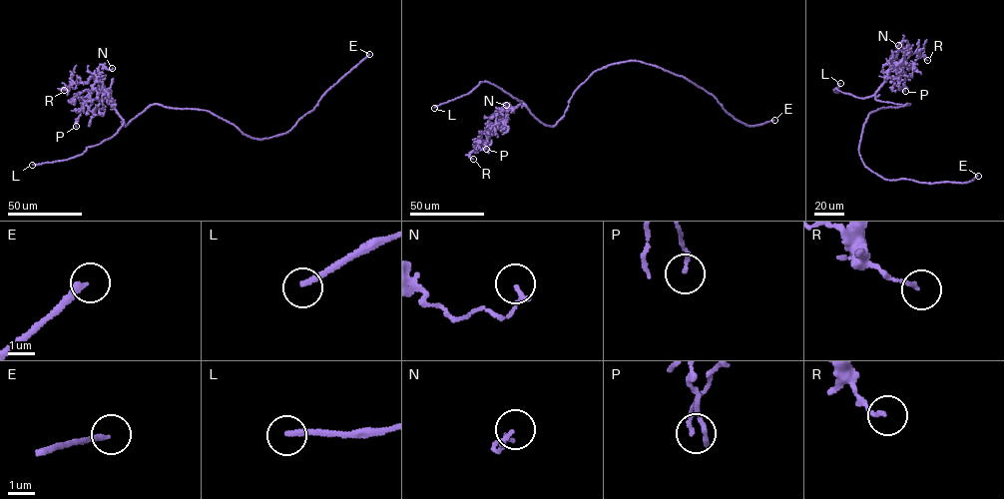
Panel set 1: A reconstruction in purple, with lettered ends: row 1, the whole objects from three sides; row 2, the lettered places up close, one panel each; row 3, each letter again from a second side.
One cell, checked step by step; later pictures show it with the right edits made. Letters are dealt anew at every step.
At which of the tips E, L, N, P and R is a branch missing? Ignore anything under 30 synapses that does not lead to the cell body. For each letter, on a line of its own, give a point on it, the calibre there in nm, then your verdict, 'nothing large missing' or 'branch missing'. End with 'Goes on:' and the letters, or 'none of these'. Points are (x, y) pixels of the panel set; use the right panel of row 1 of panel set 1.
E: (978, 176) | 190 nm | branch missing
L: (840, 83) | 200 nm | branch missing
N: (898, 45) | 170 nm | nothing large missing
P: (905, 91) | 120 nm | nothing large missing
R: (927, 60) | 140 nm | nothing large missing
Goes on: E, L

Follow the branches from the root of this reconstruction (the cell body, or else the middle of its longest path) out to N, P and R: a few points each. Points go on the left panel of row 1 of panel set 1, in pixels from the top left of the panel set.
N: (206, 111), (154, 104), (126, 126), (104, 89), (99, 74), (100, 64), (109, 70), (112, 68)
P: (206, 111), (154, 104), (126, 126), (109, 94), (103, 88), (97, 89), (83, 104), (76, 126)
R: (206, 111), (154, 104), (126, 126), (99, 75), (84, 82), (73, 82), (68, 89), (62, 89), (64, 90)

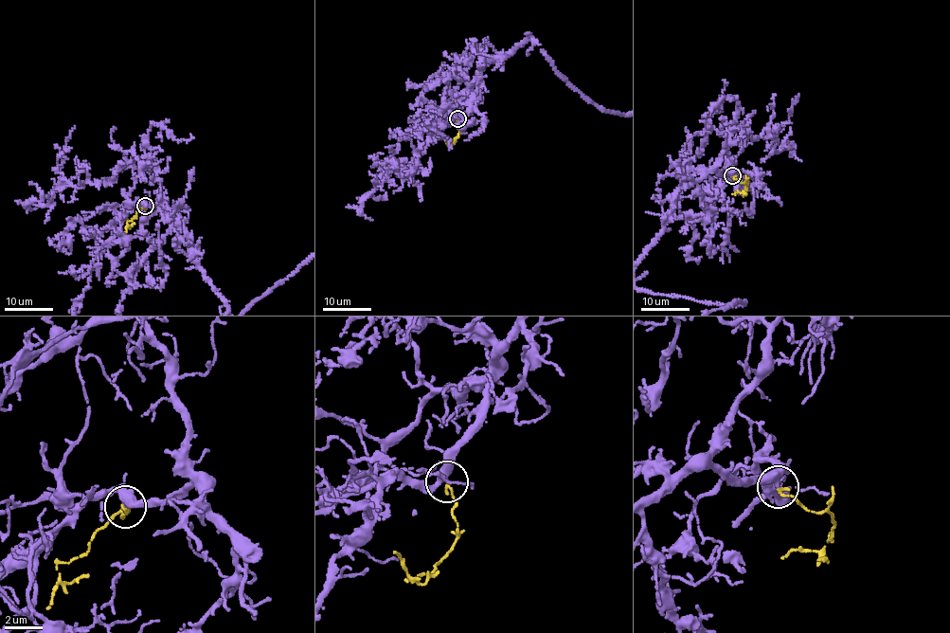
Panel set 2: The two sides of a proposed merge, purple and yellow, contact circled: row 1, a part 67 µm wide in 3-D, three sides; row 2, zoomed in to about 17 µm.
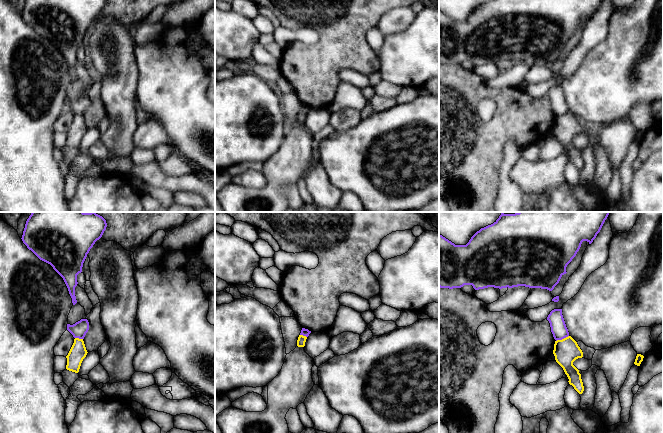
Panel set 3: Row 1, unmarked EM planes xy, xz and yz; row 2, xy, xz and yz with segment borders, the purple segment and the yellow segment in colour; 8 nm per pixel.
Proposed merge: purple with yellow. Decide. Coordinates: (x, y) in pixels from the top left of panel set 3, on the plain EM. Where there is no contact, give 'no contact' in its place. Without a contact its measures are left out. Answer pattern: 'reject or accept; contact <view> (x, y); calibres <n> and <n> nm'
reject; contact yz (562, 114); calibres 130 and 200 nm

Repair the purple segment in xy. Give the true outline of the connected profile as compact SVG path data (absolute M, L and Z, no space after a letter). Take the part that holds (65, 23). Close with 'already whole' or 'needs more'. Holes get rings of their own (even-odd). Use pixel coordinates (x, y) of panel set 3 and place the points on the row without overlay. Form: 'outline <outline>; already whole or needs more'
outline M25 0L22 17L40 36L50 40L63 54L72 79L77 79L75 63L77 51L82 48L83 39L93 23L99 16L107 0Z; already whole

